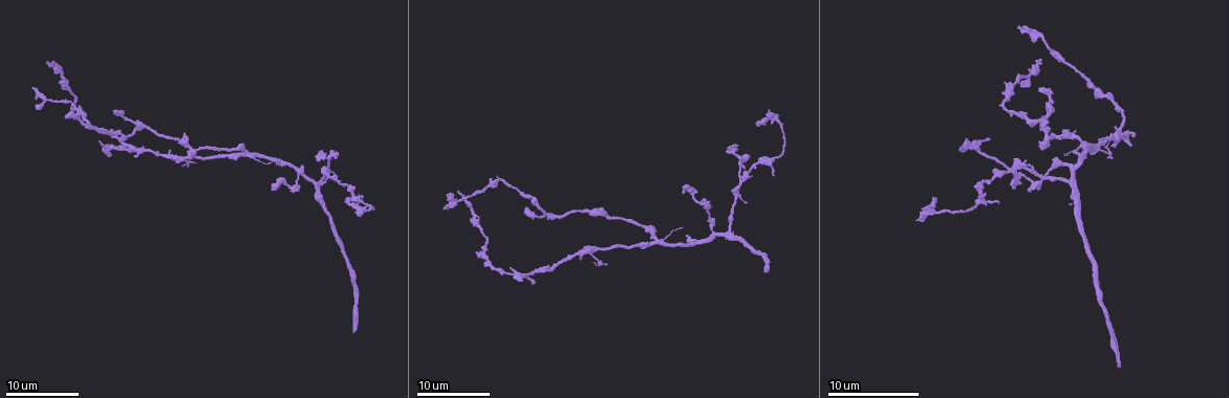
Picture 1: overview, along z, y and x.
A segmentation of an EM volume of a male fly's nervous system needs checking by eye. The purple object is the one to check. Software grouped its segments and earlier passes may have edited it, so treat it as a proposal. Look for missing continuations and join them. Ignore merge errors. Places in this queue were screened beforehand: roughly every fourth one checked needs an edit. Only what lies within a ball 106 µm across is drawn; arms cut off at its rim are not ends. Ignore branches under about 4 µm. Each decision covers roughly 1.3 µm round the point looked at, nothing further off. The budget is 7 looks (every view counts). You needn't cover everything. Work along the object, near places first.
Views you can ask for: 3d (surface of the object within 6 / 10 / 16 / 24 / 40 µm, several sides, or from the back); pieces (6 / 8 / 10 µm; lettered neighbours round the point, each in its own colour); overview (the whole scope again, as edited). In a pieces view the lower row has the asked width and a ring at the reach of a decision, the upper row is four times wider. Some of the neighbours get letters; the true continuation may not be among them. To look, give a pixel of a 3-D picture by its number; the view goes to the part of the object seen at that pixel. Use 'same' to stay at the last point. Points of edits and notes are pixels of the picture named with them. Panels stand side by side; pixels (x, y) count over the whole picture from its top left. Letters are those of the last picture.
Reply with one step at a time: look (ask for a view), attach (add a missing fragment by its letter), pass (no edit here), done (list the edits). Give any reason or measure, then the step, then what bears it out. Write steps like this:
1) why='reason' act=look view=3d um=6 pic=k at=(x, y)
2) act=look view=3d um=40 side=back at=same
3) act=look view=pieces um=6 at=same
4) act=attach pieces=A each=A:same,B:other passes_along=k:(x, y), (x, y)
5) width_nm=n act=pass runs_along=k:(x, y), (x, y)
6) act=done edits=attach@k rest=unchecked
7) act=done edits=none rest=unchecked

why='free end' act=look view=pieces um=6 pic=1 at=(683, 188)

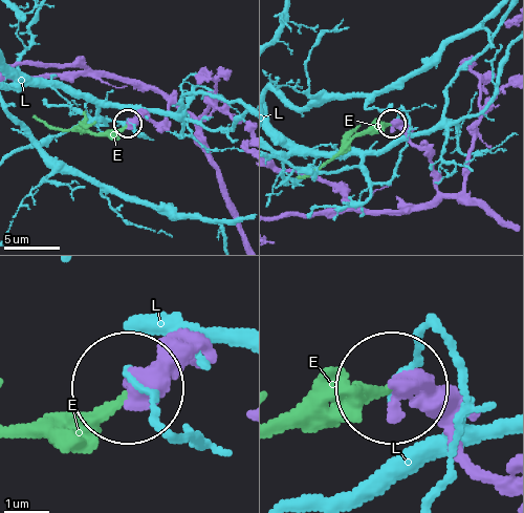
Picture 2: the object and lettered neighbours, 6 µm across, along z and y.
width_nm=350 act=pass each=E:other,L:other found='none of them fits'

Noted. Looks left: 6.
act=look view=pieces um=6 pic=1 at=(1110, 140)

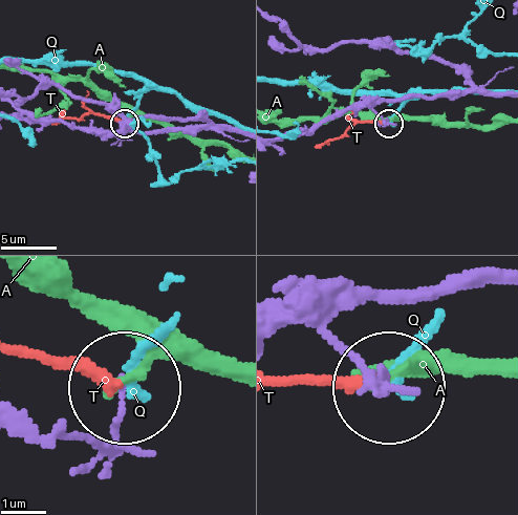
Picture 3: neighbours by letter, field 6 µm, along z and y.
width_nm=100 act=pass each=A:other,Q:other,T:other found='no lettered fragment goes on from it'

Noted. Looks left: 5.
why='free end' act=look view=pieces um=8 pic=1 at=(1039, 87)

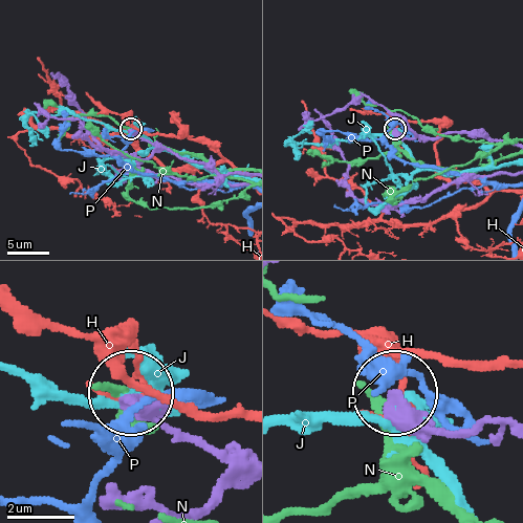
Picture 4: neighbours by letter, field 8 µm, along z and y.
act=pass each=H:other,J:other,N:other,P:other runs_along=4:(240, 464), (190, 441), (133, 399) found='no lettered fragment goes on from it'

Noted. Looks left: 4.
why='end of a long branch' act=look view=pieces um=8 pic=1 at=(934, 201)

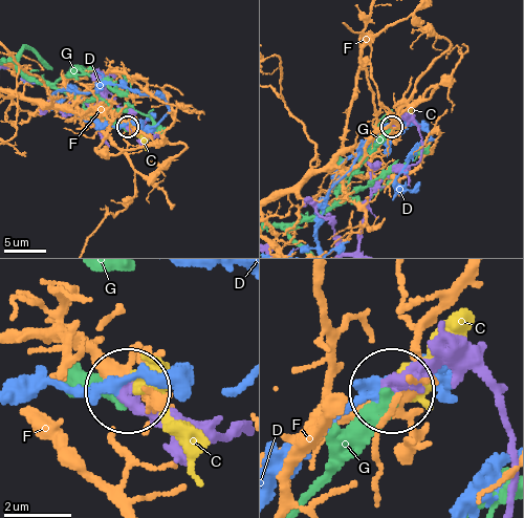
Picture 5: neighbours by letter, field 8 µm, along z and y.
act=pass each=C:other,D:other,F:other,G:other runs_along=5:(505, 415), (480, 382), (438, 365), (413, 368), (390, 387) found='none of them fits'

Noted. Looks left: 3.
act=done edits=none rest=unchecked

